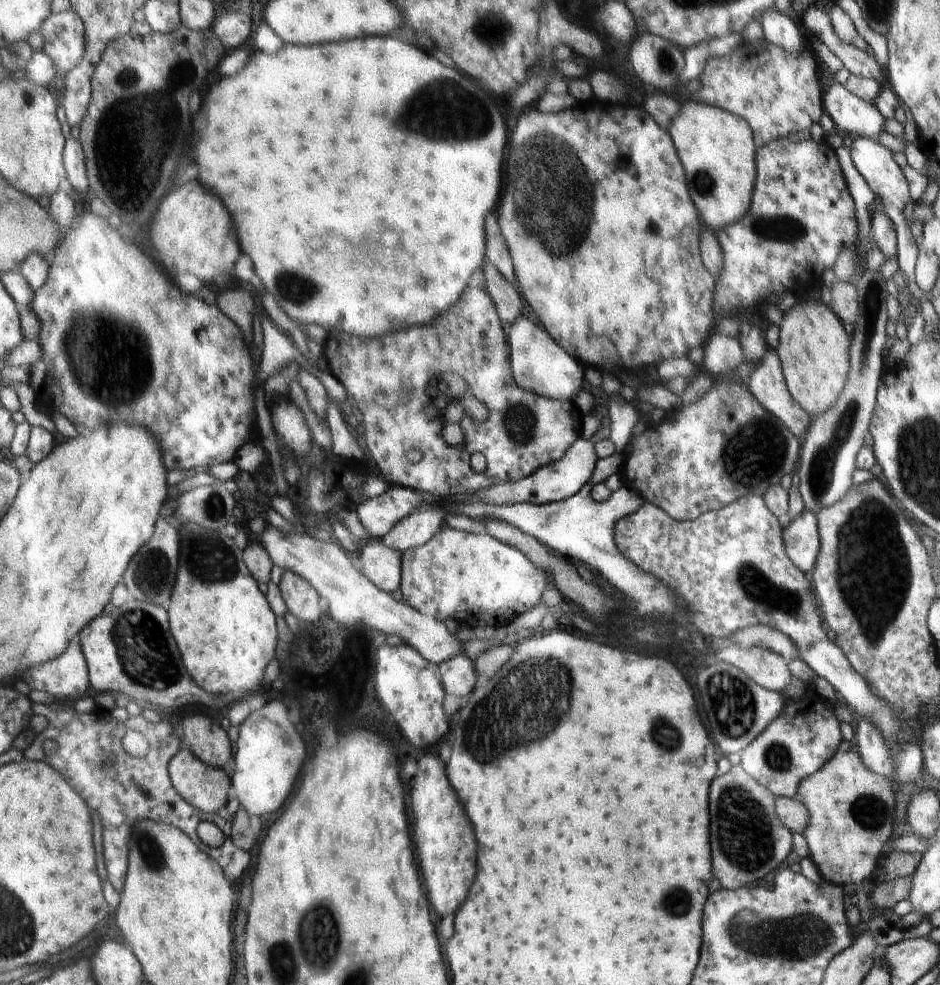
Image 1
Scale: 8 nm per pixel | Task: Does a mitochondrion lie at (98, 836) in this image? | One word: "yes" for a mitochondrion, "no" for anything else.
no

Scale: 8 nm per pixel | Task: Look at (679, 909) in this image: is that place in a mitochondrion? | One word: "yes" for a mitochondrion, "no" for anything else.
yes

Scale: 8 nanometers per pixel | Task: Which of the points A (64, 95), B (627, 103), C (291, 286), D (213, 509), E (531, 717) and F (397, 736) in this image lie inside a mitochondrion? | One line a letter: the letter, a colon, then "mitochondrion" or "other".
A: other
B: other
C: mitochondrion
D: mitochondrion
E: mitochondrion
F: other

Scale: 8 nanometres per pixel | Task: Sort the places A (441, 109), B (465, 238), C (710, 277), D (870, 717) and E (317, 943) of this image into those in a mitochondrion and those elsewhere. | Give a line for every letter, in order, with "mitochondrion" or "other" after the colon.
A: mitochondrion
B: other
C: other
D: other
E: mitochondrion

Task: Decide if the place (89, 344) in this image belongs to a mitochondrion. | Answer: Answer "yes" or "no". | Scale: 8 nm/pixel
yes

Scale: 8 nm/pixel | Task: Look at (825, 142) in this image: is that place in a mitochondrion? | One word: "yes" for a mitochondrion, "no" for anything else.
no

